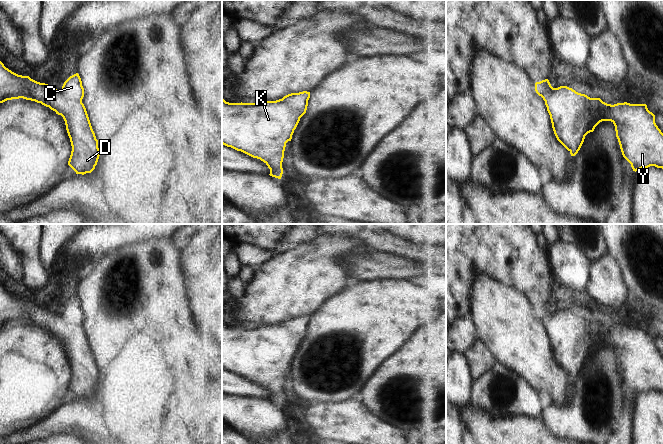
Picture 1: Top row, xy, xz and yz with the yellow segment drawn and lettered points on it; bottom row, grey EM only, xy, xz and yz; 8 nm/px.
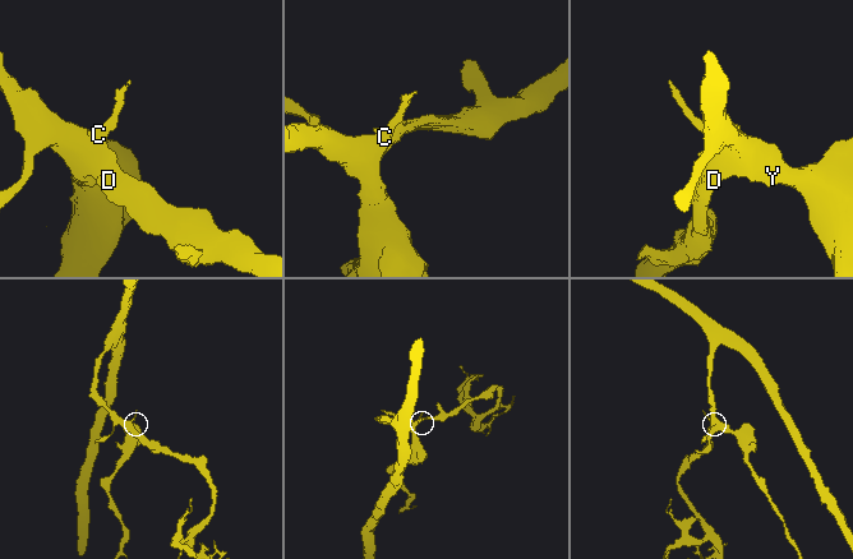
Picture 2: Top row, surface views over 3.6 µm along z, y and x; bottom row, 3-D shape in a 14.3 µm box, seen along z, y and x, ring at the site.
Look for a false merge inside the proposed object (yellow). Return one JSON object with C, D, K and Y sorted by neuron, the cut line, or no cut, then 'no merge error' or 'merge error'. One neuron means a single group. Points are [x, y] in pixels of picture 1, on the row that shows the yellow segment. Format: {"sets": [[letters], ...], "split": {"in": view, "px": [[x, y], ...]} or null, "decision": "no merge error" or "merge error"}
{"sets": [["C", "D", "K", "Y"]], "split": null, "decision": "no merge error"}

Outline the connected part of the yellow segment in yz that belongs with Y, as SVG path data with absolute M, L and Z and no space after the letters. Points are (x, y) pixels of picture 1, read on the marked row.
M548 79L536 82L535 91L545 101L557 140L571 156L578 153L585 136L593 132L600 122L611 121L615 126L622 155L631 164L633 171L650 166L663 169L663 133L655 123L655 115L648 110L646 104L607 104L600 98L590 98L567 86L553 88Z

